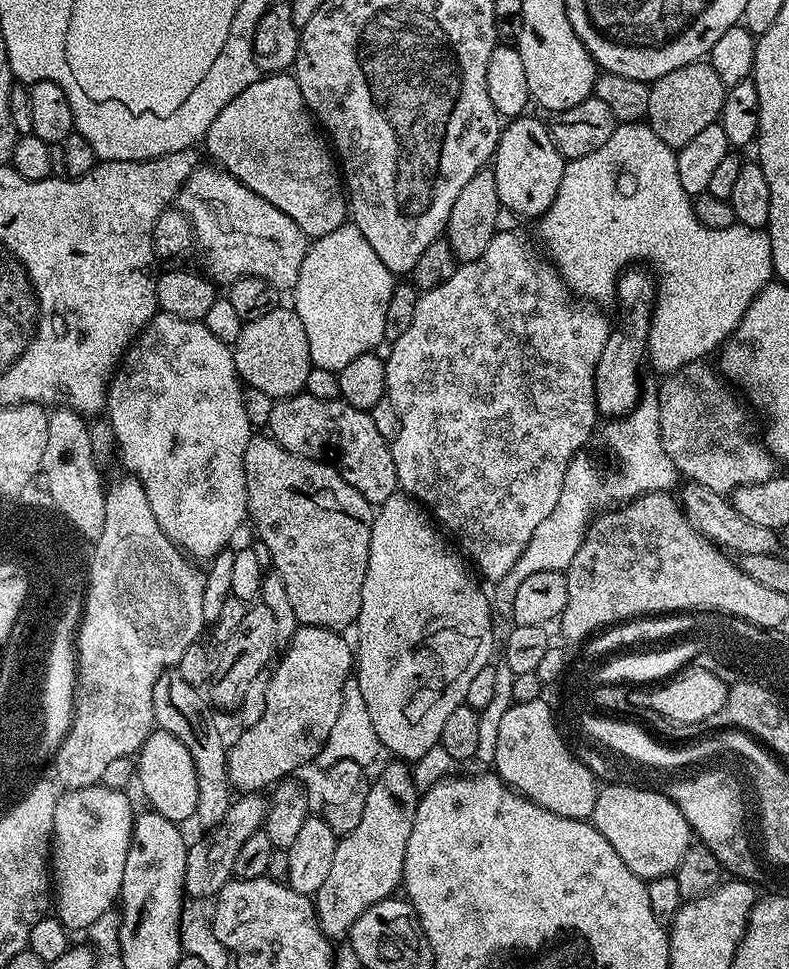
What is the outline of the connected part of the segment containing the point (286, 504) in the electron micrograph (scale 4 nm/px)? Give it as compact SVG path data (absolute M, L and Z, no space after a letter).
M268 434L253 435L246 446L244 469L251 523L256 523L256 532L264 543L263 551L272 555L271 567L286 585L297 625L351 629L362 610L362 582L366 578L370 558L374 505L362 498L354 486L347 484L332 465L325 464L323 460L290 454L290 450L283 448Z

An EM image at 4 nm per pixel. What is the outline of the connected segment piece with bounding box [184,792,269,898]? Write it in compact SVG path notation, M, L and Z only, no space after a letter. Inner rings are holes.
M245 792L237 795L228 807L226 818L217 828L211 829L201 840L192 840L188 846L186 858L186 878L184 891L189 897L208 896L215 897L222 890L227 880L233 879L234 858L238 858L238 850L250 834L261 831L268 818L267 795L258 792Z

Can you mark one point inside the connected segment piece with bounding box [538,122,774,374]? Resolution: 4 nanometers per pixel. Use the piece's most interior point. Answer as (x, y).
(623, 203)

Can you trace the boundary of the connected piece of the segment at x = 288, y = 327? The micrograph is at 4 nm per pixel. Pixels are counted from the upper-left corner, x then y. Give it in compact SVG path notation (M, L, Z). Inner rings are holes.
M278 306L270 310L270 314L262 314L262 318L247 321L242 334L238 334L235 344L231 345L234 366L241 381L249 388L262 390L262 394L270 394L273 401L301 395L306 386L306 374L310 374L314 367L310 358L310 342L306 342L306 326L302 326L302 318L298 318L295 307L284 307Z

